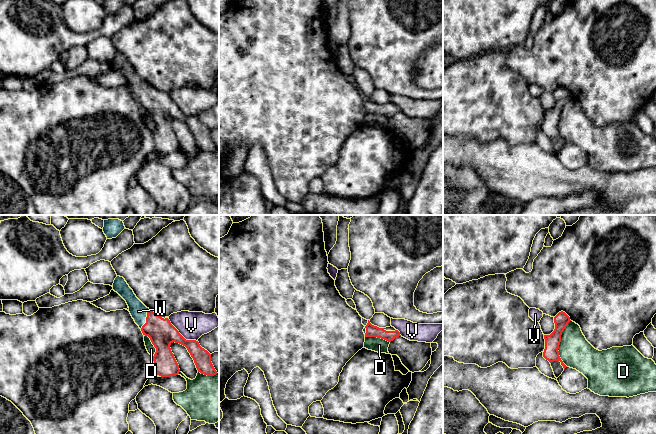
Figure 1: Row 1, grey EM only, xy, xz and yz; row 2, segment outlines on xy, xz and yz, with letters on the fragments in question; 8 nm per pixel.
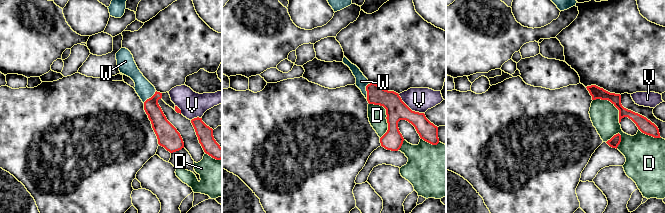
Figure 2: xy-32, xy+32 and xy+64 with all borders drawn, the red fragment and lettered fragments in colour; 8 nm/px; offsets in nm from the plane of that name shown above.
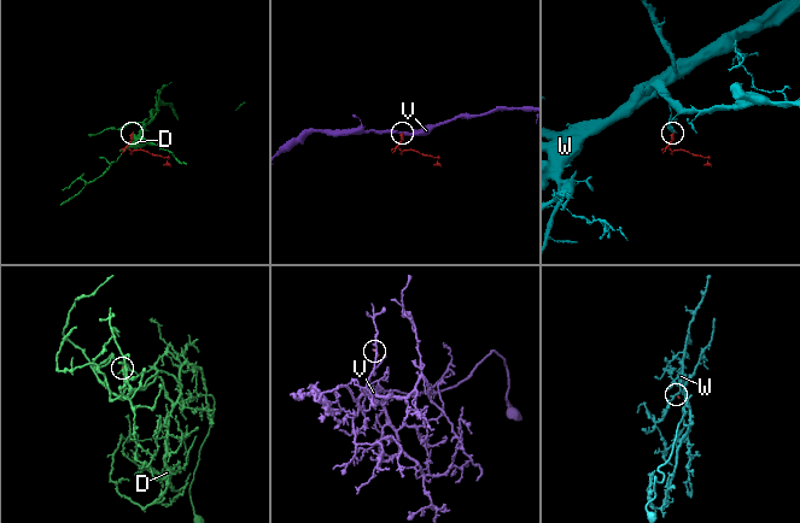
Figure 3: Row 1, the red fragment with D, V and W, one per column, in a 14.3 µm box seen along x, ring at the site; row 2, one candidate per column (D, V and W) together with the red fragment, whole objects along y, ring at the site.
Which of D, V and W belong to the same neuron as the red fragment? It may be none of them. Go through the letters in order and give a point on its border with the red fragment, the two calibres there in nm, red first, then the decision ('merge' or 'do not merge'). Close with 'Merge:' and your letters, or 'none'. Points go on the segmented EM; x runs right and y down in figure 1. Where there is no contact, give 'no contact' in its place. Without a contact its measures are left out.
D: yz (559, 343) | 120/260 nm | do not merge
V: xy (181, 335) | 220/220 nm | do not merge
W: xy (146, 319) | 220/140 nm | merge
Merge: W

